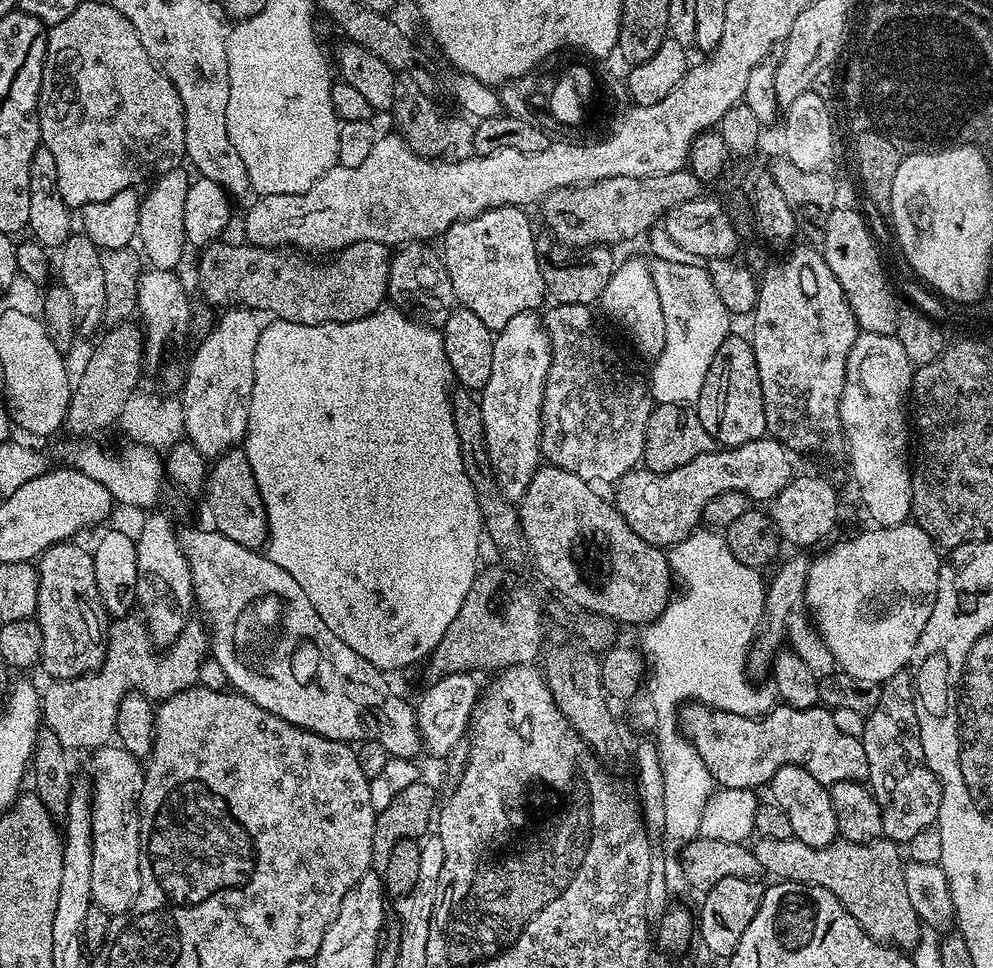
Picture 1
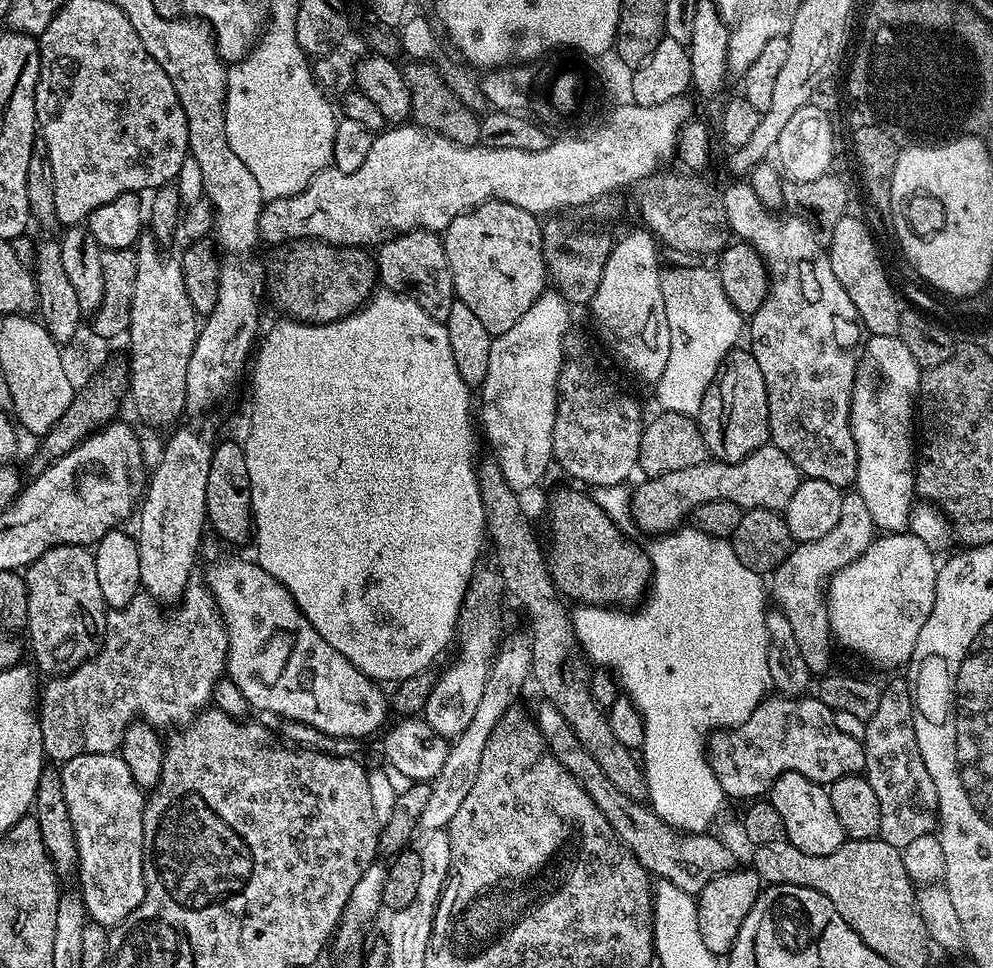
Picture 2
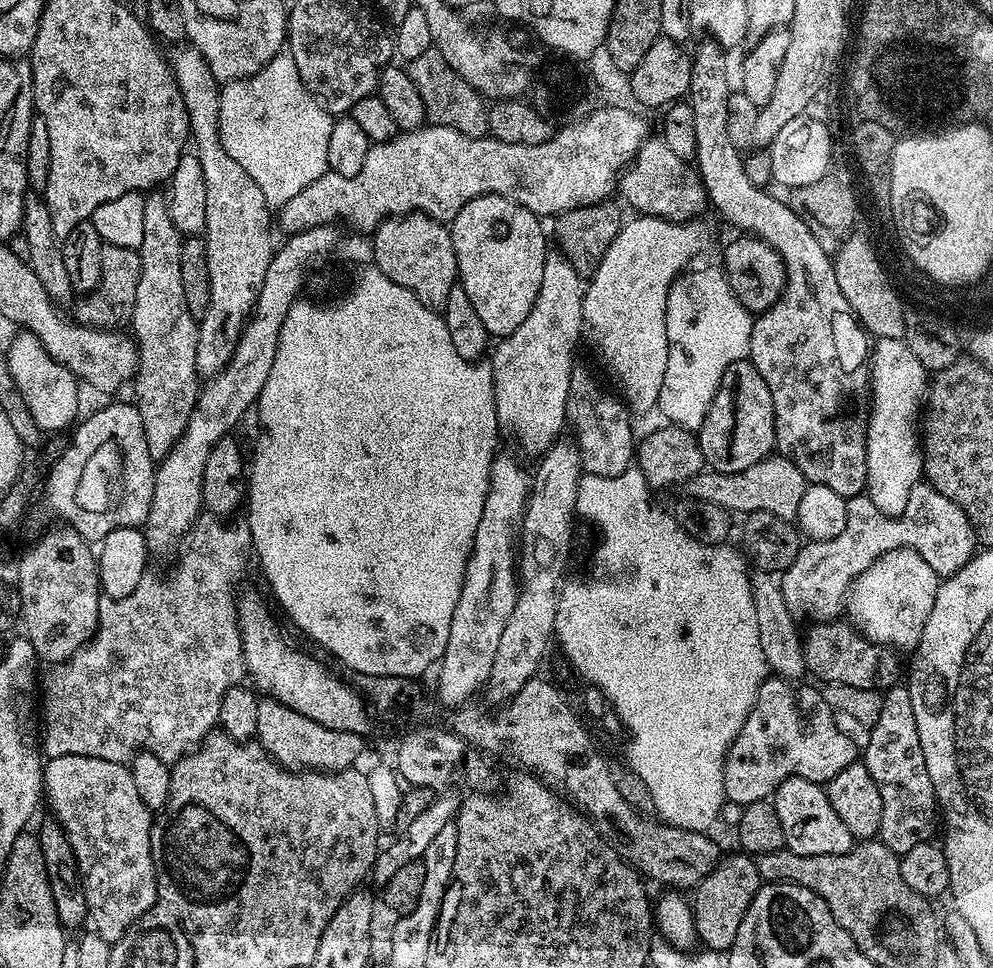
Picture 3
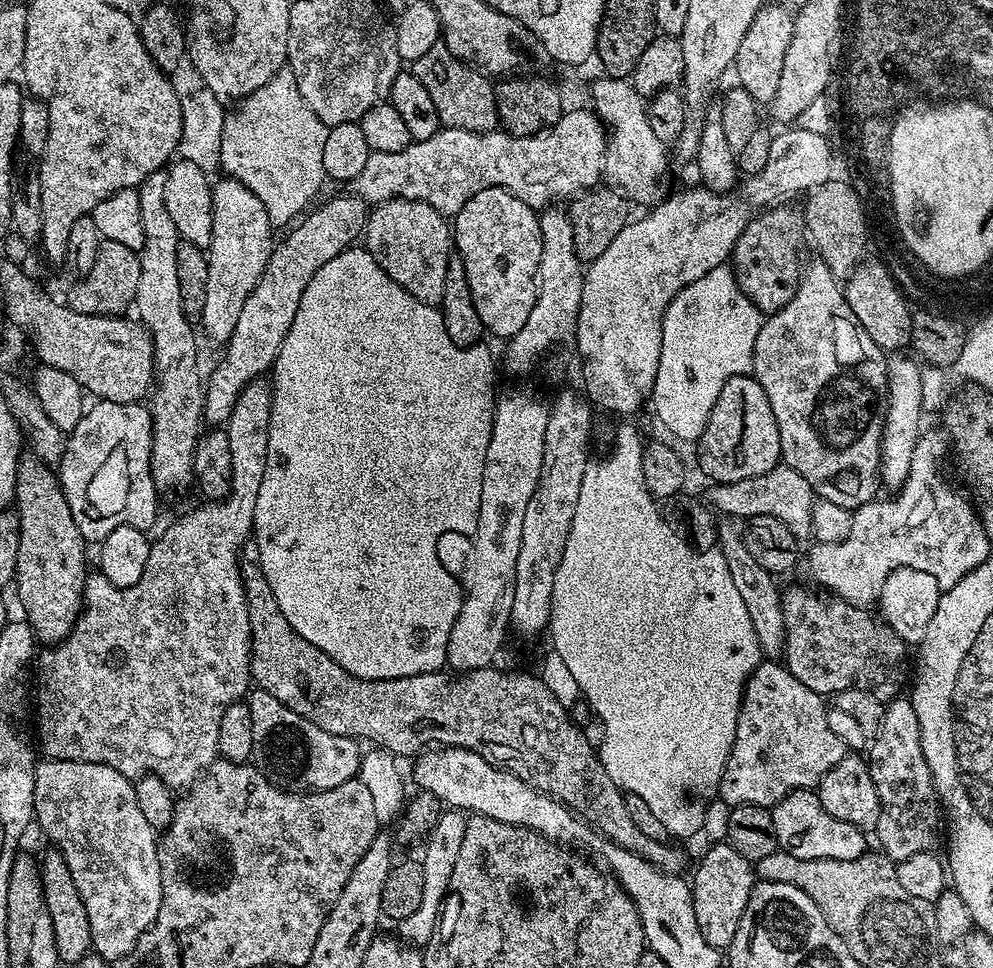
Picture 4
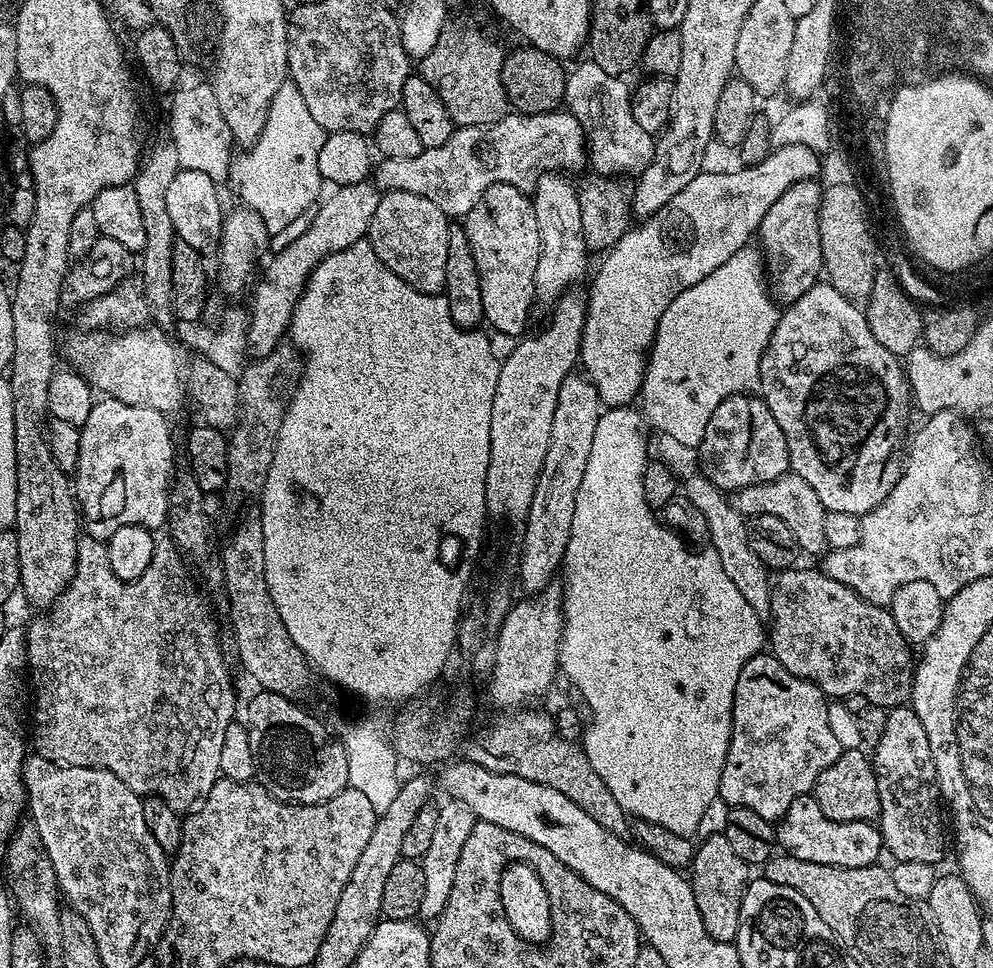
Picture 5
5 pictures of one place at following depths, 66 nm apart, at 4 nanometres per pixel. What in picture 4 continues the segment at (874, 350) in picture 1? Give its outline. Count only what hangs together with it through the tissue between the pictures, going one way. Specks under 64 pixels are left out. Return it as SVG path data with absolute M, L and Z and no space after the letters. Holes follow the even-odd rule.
M908 354L888 356L888 403L884 409L884 433L880 443L880 483L891 490L899 490L910 474L910 458L914 458L914 446L922 431L920 415L926 412L921 367L916 366L917 361L911 355L904 355Z

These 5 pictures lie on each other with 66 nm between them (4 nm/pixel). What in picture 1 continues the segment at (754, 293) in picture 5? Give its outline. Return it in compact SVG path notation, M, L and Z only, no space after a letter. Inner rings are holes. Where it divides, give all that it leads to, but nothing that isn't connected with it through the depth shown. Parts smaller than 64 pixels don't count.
M652 260L650 267L654 280L654 287L658 290L658 302L662 302L662 318L666 318L666 342L664 348L660 351L659 356L655 357L652 368L652 380L650 379L650 395L656 404L687 404L695 405L698 397L702 394L702 382L706 382L706 370L710 370L710 362L714 358L714 354L718 354L718 346L722 346L722 342L730 335L728 328L728 320L730 314L726 310L726 306L722 306L722 298L718 298L718 293L714 290L714 282L710 282L710 274L707 267L698 265L696 262L688 262L692 264L683 264L680 260Z

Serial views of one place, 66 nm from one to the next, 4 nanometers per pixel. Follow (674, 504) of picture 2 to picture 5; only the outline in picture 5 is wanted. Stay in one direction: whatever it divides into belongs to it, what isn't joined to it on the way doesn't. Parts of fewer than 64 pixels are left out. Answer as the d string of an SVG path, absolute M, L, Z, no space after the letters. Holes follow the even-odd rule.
M789 470L770 482L758 482L754 486L739 488L731 493L730 499L734 510L742 517L770 514L774 518L782 518L782 522L786 522L786 526L795 536L797 545L803 551L805 548L810 555L819 557L828 548L826 518L824 517L826 510L818 494L814 494L810 482L806 482L806 478L797 476L795 472Z

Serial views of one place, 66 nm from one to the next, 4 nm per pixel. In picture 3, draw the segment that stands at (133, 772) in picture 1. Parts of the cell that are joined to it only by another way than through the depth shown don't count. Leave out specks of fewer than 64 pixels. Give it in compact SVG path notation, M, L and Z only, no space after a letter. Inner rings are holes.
M78 754L51 757L44 764L43 795L46 804L52 807L51 815L68 835L73 848L85 894L82 904L88 908L91 927L113 945L156 900L156 871L150 850L154 812L142 802L129 769L118 762L106 762L106 758L86 758Z

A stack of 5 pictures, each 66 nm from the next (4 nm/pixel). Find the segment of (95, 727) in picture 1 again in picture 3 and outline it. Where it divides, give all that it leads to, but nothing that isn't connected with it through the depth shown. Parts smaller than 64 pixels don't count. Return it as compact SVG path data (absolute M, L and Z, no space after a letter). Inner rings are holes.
M201 514L192 523L192 529L185 535L178 551L175 553L176 565L163 576L160 572L149 570L144 573L142 582L134 586L134 590L125 597L112 600L101 599L98 610L98 622L96 623L96 635L77 649L68 659L51 665L48 677L42 680L42 696L44 692L44 708L42 704L42 752L45 757L65 756L66 754L78 754L86 758L106 758L106 762L118 762L127 765L132 757L141 749L157 755L165 762L175 762L181 756L192 751L200 741L217 727L219 721L219 704L223 695L231 687L239 685L245 679L244 651L242 650L242 638L240 637L240 623L236 606L238 603L238 591L236 583L244 572L244 563L250 560L252 548L252 535L247 523L240 525L228 524L227 519Z

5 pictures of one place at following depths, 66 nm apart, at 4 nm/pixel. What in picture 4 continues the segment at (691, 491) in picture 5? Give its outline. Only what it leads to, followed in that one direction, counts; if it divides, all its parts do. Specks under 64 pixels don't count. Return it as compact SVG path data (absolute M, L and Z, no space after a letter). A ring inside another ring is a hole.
M724 523L717 531L717 541L720 552L726 558L726 564L730 569L730 578L742 597L742 602L749 611L750 620L753 623L754 632L758 635L758 644L761 653L770 660L777 659L784 651L785 646L785 622L783 621L781 606L781 589L777 587L773 573L755 561L744 544L743 535L734 527Z

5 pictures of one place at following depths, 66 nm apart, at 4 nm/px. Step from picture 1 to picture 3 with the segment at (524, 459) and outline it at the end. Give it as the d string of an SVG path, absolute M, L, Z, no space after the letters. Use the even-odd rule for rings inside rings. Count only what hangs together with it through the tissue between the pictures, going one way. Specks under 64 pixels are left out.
M558 250L549 251L542 270L542 286L538 290L538 298L534 298L534 306L530 314L526 314L526 322L518 326L510 335L503 337L500 344L490 356L492 381L494 382L494 402L496 418L501 429L506 433L513 432L516 440L533 458L539 458L556 443L560 432L565 431L568 419L568 395L570 394L570 378L574 371L572 355L576 352L576 343L581 343L584 319L582 318L582 302L584 301L585 281L581 273L570 266L570 262Z

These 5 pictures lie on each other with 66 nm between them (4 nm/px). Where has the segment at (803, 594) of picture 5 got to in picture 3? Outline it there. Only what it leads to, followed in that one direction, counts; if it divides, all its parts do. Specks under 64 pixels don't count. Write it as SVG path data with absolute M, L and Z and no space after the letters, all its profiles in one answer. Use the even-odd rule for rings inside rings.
M835 618L816 622L807 633L803 633L805 666L824 684L857 686L882 692L893 687L902 676L900 660L895 651L886 644L875 644L857 632L851 623ZM844 623L844 624L843 624Z

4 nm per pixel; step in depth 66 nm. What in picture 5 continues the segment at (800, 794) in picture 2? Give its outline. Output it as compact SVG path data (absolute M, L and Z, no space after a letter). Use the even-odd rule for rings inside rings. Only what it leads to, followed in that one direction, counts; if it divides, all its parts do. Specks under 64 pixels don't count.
M815 795L799 796L790 802L790 810L775 825L776 843L787 855L802 858L802 862L822 862L822 866L842 866L843 868L857 868L877 863L885 851L884 839L880 836L880 829L872 822L834 822L822 814Z

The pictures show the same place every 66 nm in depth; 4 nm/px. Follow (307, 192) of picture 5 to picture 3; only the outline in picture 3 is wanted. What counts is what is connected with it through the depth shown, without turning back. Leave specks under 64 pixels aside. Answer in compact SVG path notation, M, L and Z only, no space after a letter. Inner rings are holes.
M281 50L258 74L244 80L232 80L220 90L220 141L258 182L269 209L279 210L290 198L302 194L310 182L318 182L329 171L331 112L311 96L298 74L291 52Z

